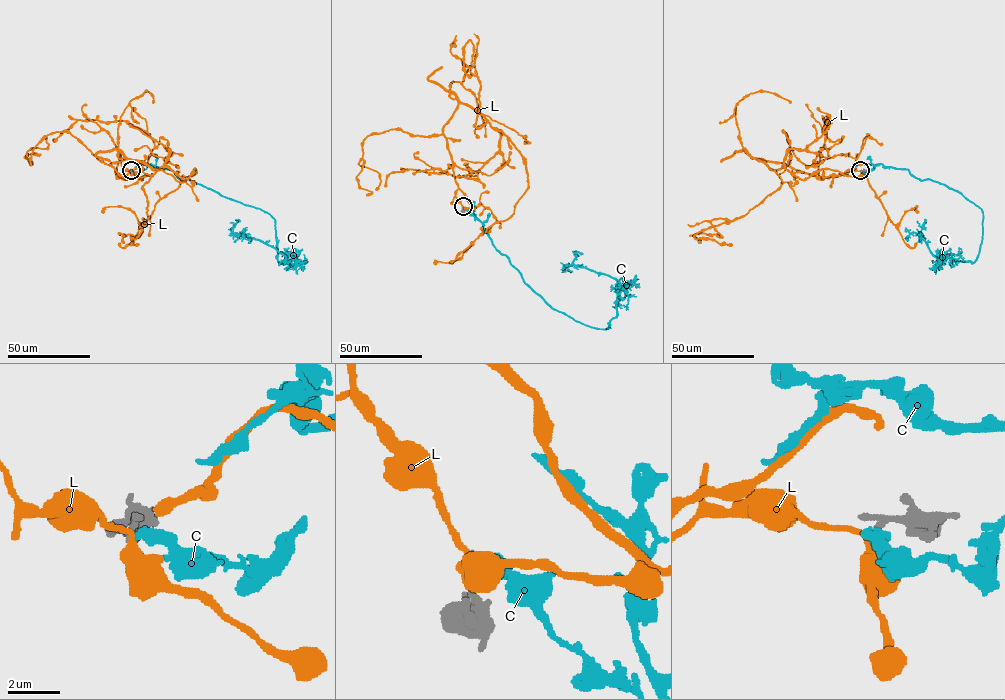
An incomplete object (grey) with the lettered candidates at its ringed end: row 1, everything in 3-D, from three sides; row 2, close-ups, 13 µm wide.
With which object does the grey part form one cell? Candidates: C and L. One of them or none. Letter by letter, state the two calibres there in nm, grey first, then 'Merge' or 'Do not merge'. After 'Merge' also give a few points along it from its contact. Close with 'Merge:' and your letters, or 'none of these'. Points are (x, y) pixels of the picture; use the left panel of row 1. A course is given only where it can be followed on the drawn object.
C: Thickness 360 nm (grey) against 480 nm. Do not merge
L: Thickness 190 nm (grey) against 440 nm. Do not merge
Merge: none of these

